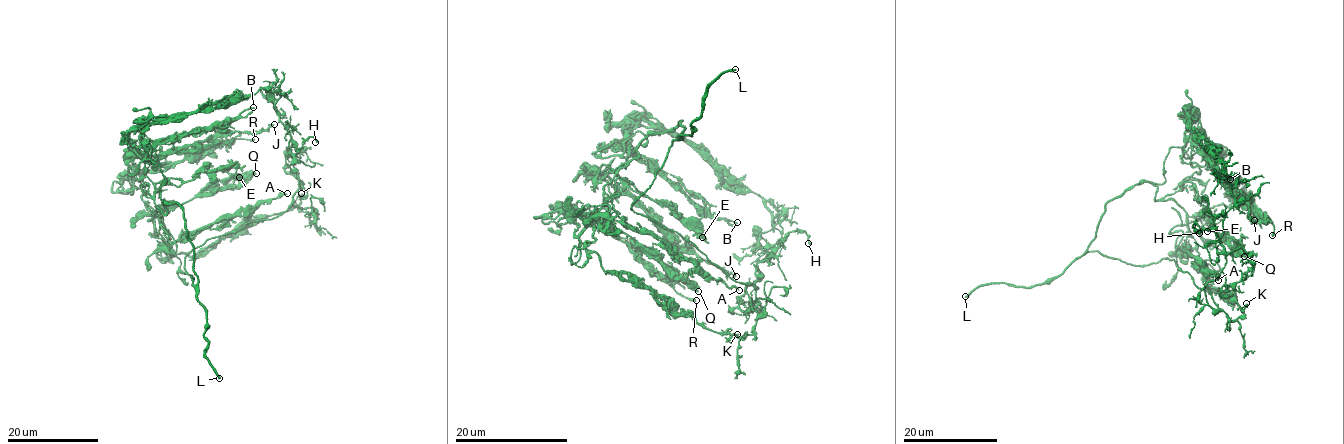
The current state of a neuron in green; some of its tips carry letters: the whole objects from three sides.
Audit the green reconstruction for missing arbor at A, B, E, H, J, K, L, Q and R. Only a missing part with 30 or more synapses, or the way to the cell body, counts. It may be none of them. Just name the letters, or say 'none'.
none

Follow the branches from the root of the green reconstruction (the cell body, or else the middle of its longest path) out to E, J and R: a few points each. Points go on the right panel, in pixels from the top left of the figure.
E: (1126, 190), (1146, 181), (1157, 187), (1157, 200), (1191, 182), (1196, 200), (1206, 204), (1207, 231)
J: (1126, 190), (1146, 181), (1157, 187), (1157, 200), (1205, 166), (1233, 184), (1254, 220)
R: (1126, 190), (1146, 181), (1155, 199), (1198, 219), (1230, 205), (1231, 187), (1272, 235)

